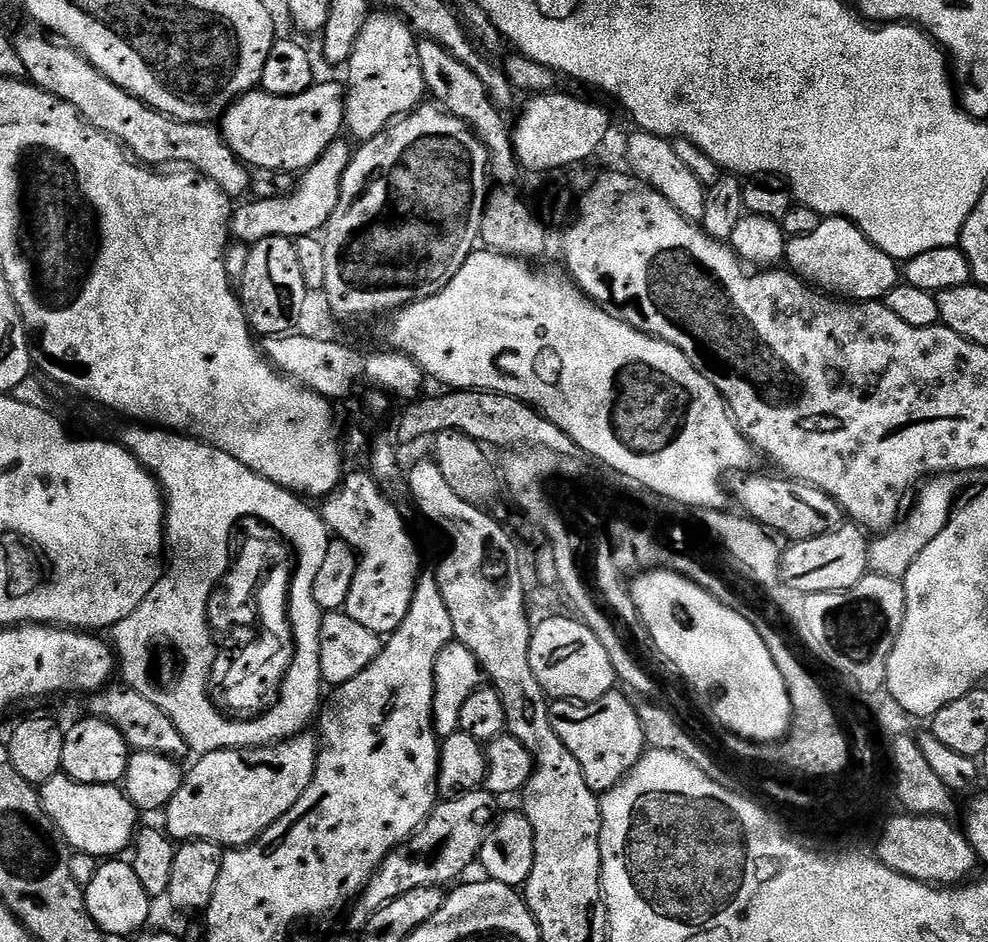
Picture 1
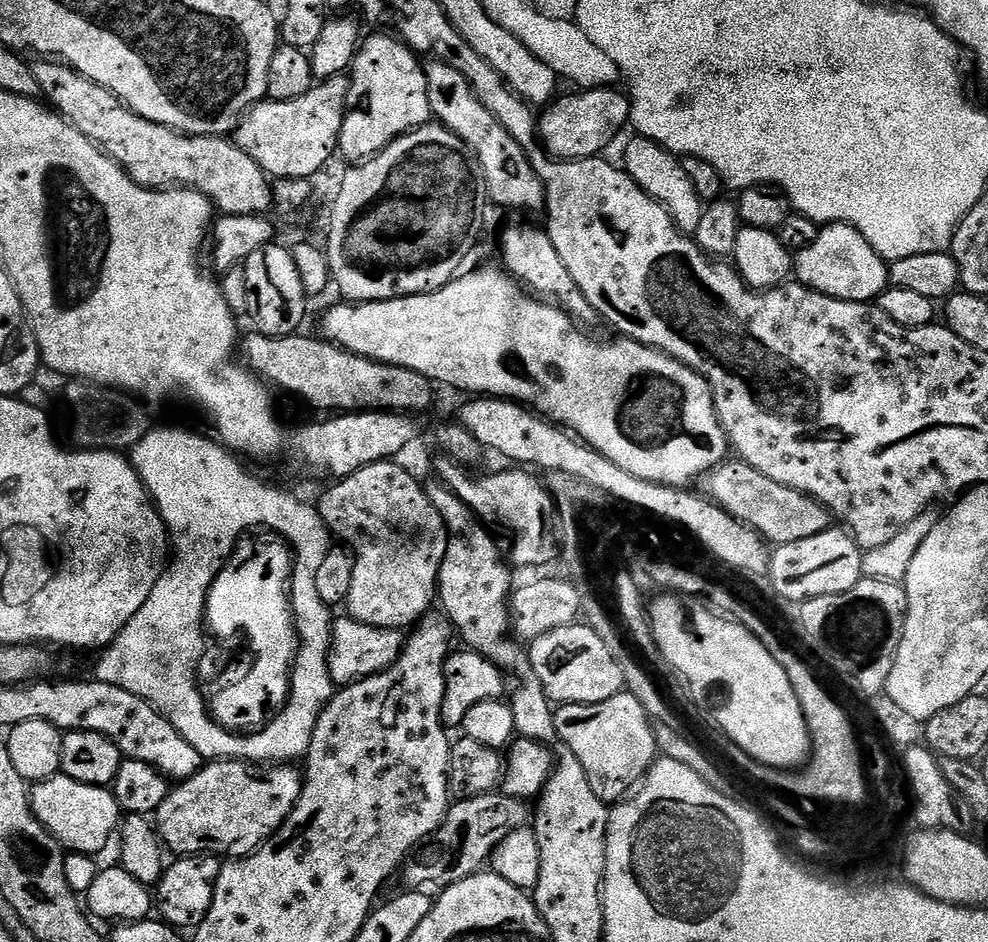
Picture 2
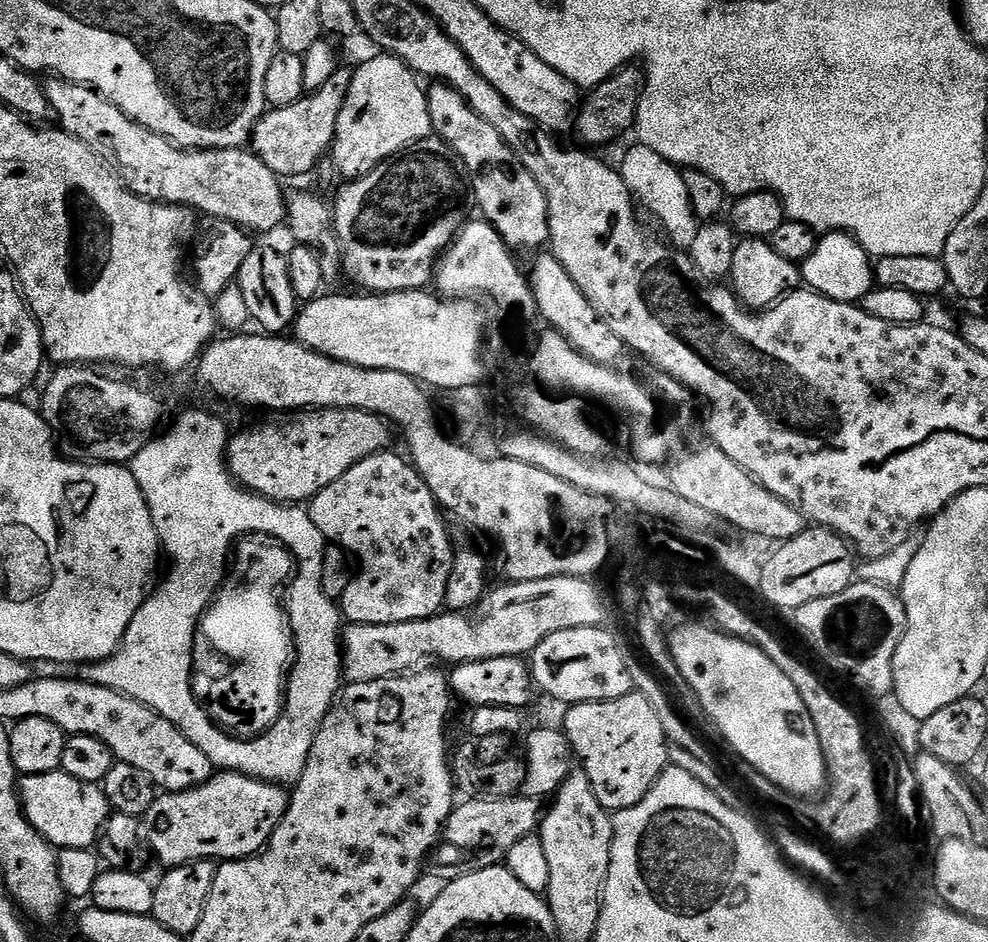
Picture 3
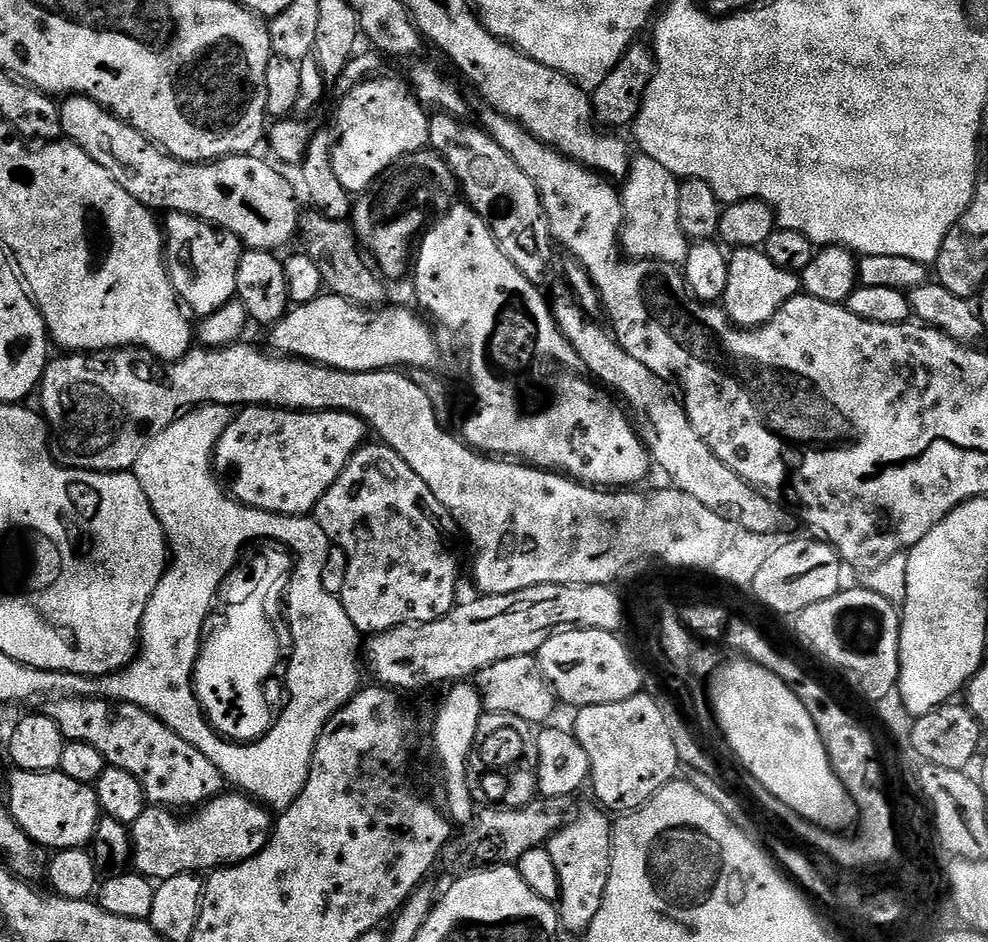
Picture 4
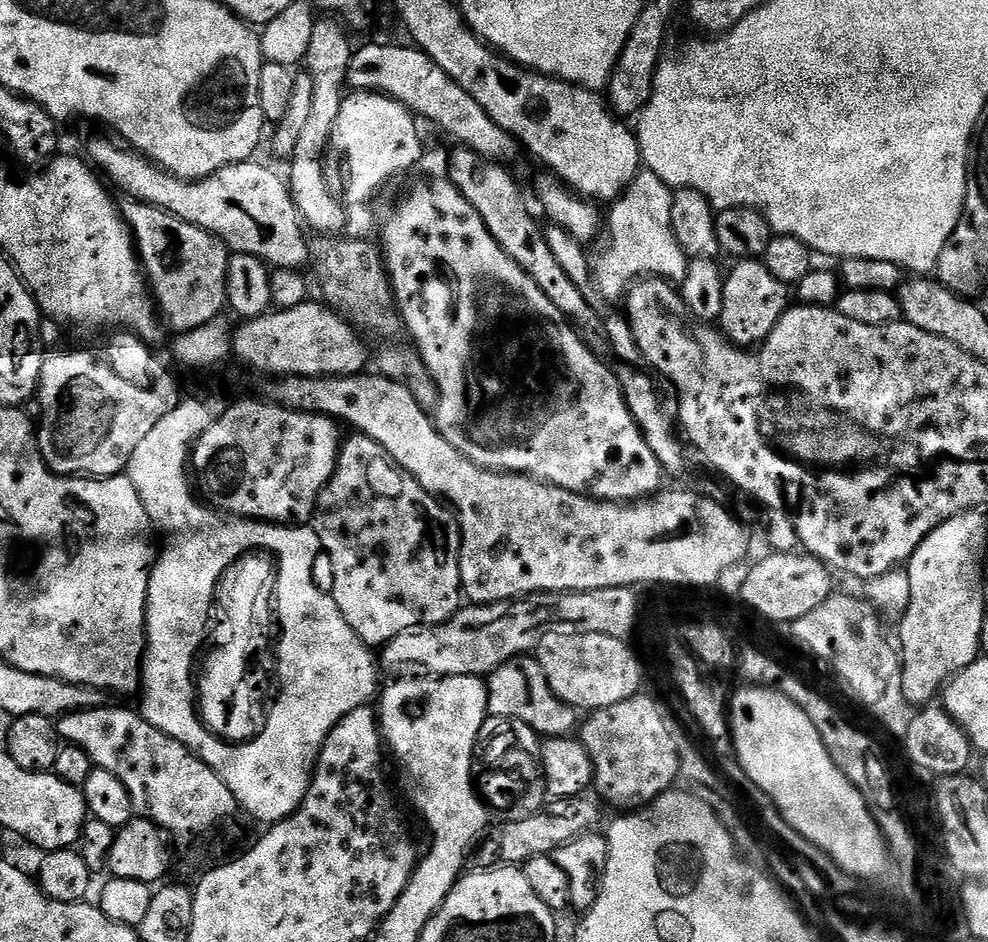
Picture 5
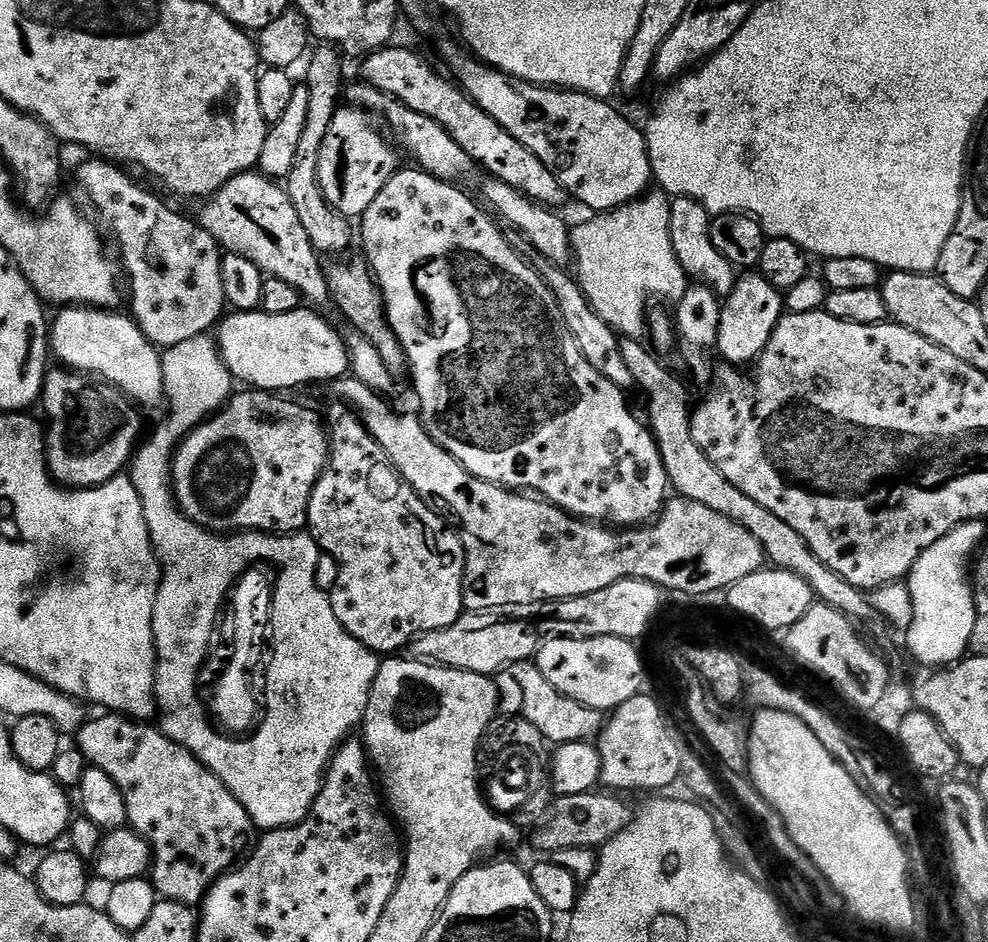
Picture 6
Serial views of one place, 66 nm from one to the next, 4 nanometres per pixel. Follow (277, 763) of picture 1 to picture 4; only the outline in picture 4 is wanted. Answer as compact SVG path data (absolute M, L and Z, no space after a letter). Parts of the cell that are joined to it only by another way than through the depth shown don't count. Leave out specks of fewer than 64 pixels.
M236 790L225 791L187 814L148 806L130 825L130 864L141 876L153 882L174 878L183 872L200 874L203 868L219 870L257 856L268 845L273 824L273 813L265 805Z

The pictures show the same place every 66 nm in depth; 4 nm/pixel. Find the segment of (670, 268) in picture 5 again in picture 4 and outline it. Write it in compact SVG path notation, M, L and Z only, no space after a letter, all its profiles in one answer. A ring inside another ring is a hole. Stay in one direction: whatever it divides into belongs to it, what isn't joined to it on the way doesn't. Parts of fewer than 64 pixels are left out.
M636 154L629 159L628 175L623 177L619 189L624 207L624 231L620 243L625 257L633 260L661 260L667 264L683 266L690 241L678 222L678 190L680 180L662 162ZM624 184L624 188L623 188Z

